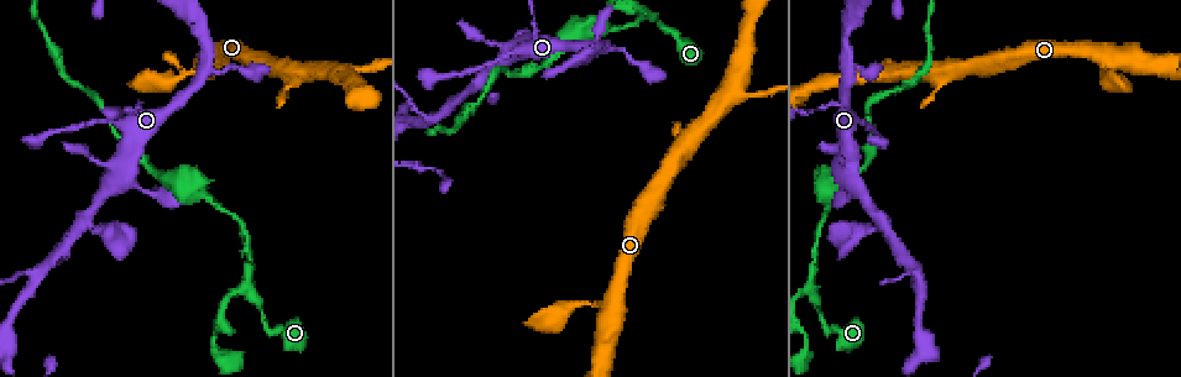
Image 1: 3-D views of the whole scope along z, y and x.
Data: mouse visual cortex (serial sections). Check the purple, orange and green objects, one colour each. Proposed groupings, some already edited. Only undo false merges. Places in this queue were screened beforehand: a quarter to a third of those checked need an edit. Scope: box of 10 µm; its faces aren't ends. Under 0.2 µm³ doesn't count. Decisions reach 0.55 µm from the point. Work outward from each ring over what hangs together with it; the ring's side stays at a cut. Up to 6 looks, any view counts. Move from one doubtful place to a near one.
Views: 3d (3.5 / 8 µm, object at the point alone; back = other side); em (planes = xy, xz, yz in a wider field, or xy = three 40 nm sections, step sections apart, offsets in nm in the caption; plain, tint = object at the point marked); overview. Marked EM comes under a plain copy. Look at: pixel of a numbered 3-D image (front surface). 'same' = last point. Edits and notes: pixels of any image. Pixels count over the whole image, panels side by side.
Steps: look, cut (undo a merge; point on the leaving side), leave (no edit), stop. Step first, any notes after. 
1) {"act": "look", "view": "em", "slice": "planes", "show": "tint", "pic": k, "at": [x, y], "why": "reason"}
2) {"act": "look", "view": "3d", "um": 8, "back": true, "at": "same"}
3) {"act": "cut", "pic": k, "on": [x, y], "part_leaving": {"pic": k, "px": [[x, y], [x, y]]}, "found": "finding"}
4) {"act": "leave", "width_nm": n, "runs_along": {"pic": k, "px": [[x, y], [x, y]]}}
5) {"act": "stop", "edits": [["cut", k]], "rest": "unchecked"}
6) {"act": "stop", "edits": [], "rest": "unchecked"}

{"act": "look", "view": "3d", "um": 3.5, "pic": 1, "at": [606, 303], "why": "thin arm on a thick one"}

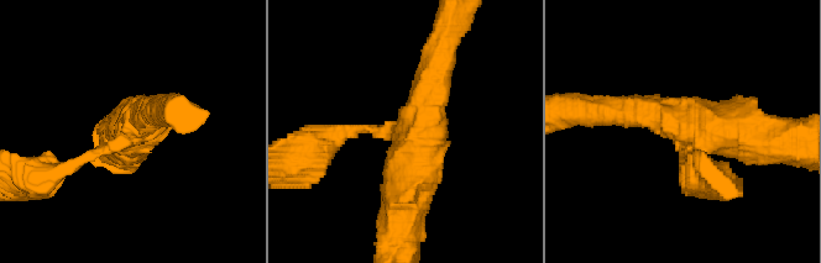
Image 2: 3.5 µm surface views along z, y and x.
{"act": "look", "view": "em", "slice": "xy", "step": 5, "show": "tint", "pic": 2, "at": [403, 130], "why": "need the tissue"}

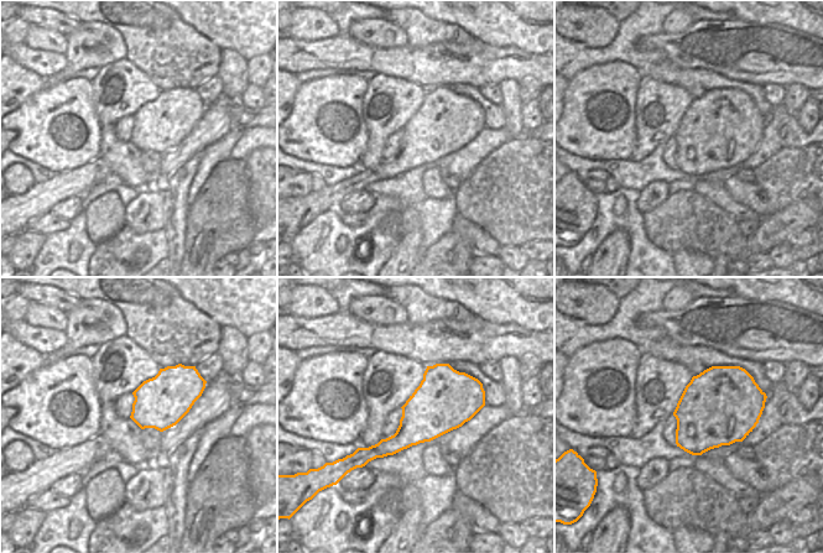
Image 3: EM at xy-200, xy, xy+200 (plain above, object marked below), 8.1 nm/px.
{"act": "look", "view": "em", "slice": "planes", "show": "tint", "at": "same", "why": "another direction"}

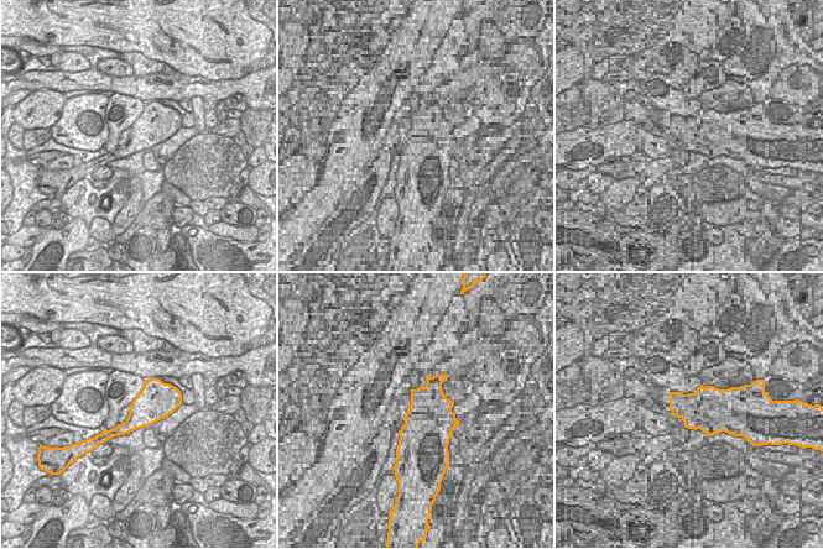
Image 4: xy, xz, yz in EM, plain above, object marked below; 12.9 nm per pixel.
{"act": "leave", "runs_along": {"pic": 2, "px": [[437, 69], [402, 221]]}, "found": "all the same cell"}

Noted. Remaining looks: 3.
{"act": "look", "view": "3d", "um": 3.5, "back": true, "pic": 1, "at": [483, 81], "why": "abrupt turn"}

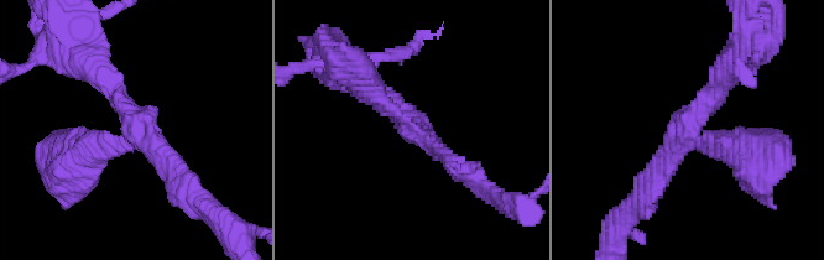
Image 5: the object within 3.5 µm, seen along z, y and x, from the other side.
{"act": "look", "view": "em", "slice": "xy", "step": 3, "show": "tint", "pic": 5, "at": [137, 124], "arms": 3, "arm_widths_nm": [200, 200, 300], "why": "now the EM"}

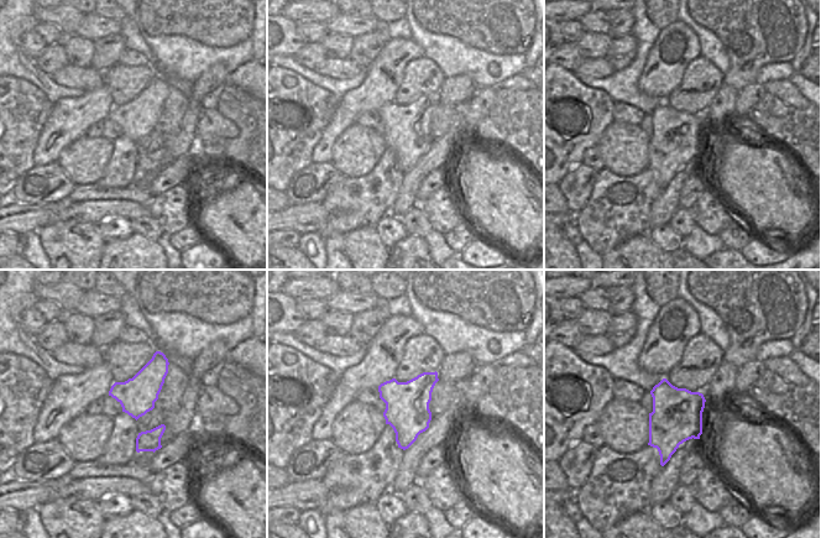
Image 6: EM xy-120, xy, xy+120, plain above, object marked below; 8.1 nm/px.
{"act": "look", "view": "em", "slice": "xy", "step": 1, "show": "tint", "at": "same"}

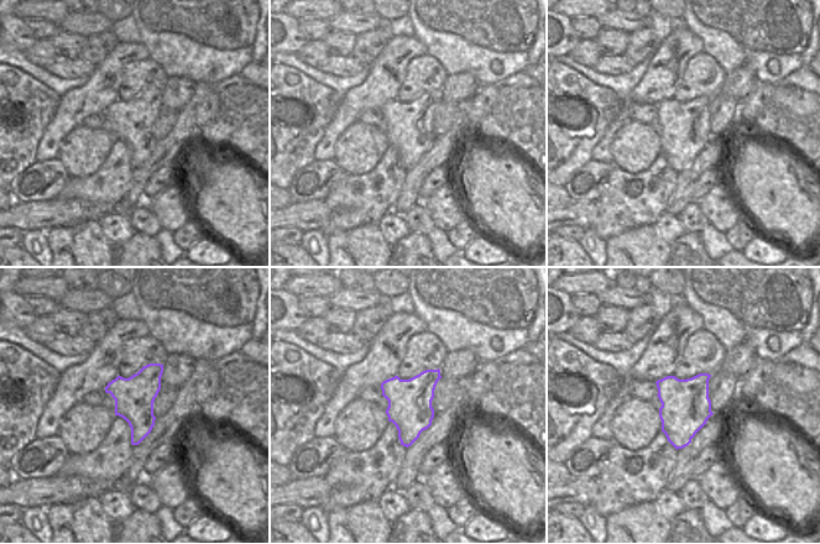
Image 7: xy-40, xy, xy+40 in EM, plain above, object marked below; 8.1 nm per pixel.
{"act": "leave", "runs_along": {"pic": 5, "px": [[92, 66], [167, 157], [178, 183]]}, "found": "one cell here"}

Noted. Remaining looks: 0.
{"act": "stop", "edits": [], "rest": "unchecked"}

